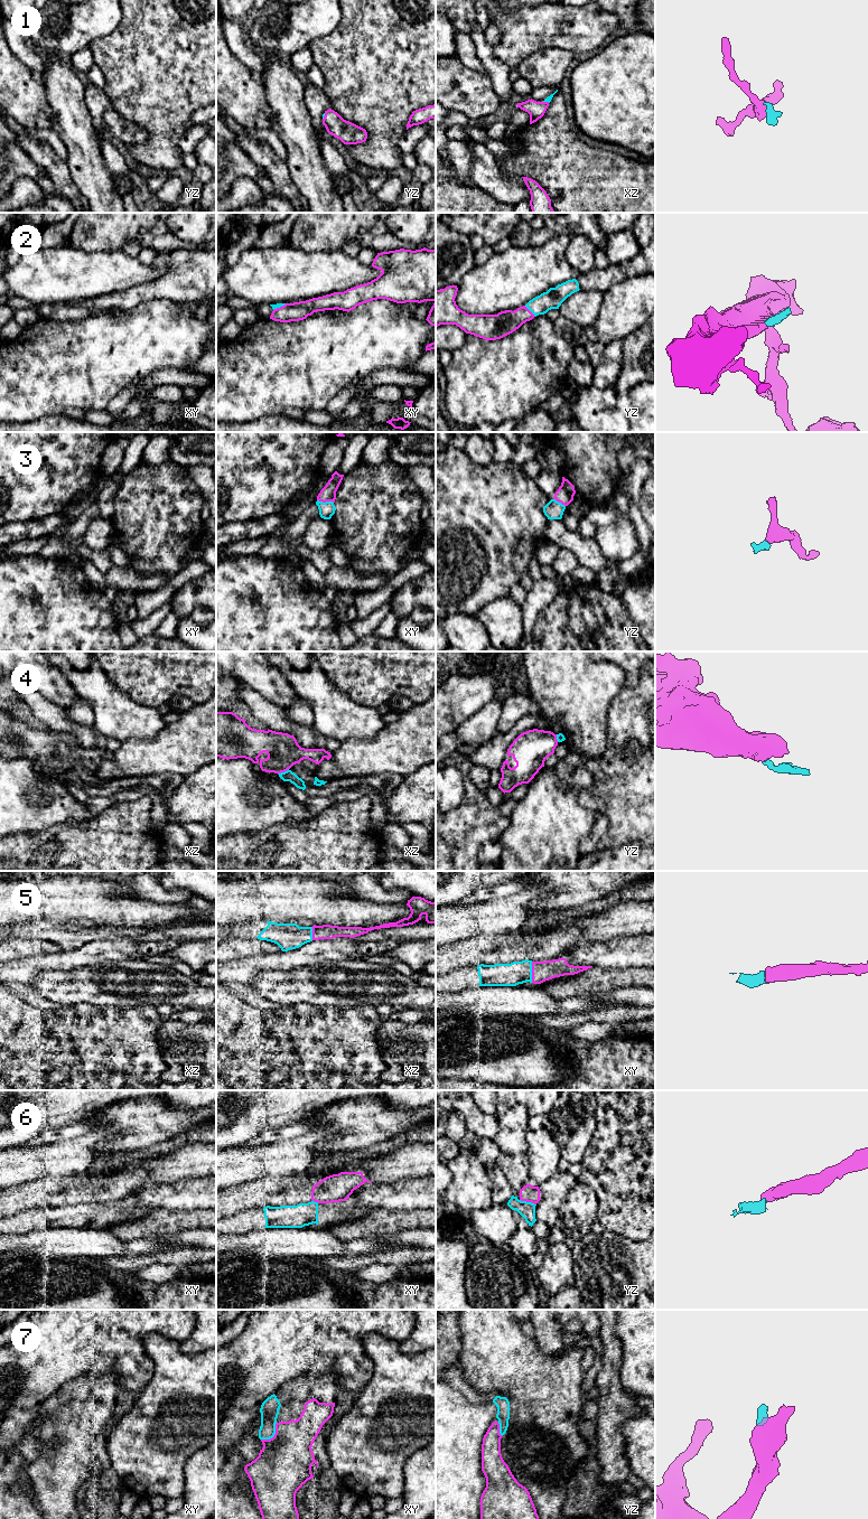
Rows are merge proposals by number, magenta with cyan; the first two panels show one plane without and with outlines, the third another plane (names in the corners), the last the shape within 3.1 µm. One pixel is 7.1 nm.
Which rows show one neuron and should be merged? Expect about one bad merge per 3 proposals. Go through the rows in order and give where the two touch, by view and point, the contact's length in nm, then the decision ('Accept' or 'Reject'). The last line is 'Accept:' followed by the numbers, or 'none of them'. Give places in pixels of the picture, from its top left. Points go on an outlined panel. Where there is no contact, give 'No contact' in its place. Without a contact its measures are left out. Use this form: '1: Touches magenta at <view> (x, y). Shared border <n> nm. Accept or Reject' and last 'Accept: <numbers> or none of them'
1: Touches magenta at xz (546, 102). Shared border 60 nm. Accept
2: Touches magenta at yz (529, 310). Shared border 120 nm. Accept
3: Touches magenta at xy (325, 502). Shared border 120 nm. Accept
4: Touches magenta at xz (282, 771). Shared border 90 nm. Accept
5: Touches magenta at xy (532, 972). Shared border 150 nm. Accept
6: Touches magenta at yz (528, 1201). Shared border 130 nm. Reject
7: Touches magenta at xy (274, 1435). Shared border 170 nm. Accept
Accept: 1, 2, 3, 4, 5, 7

